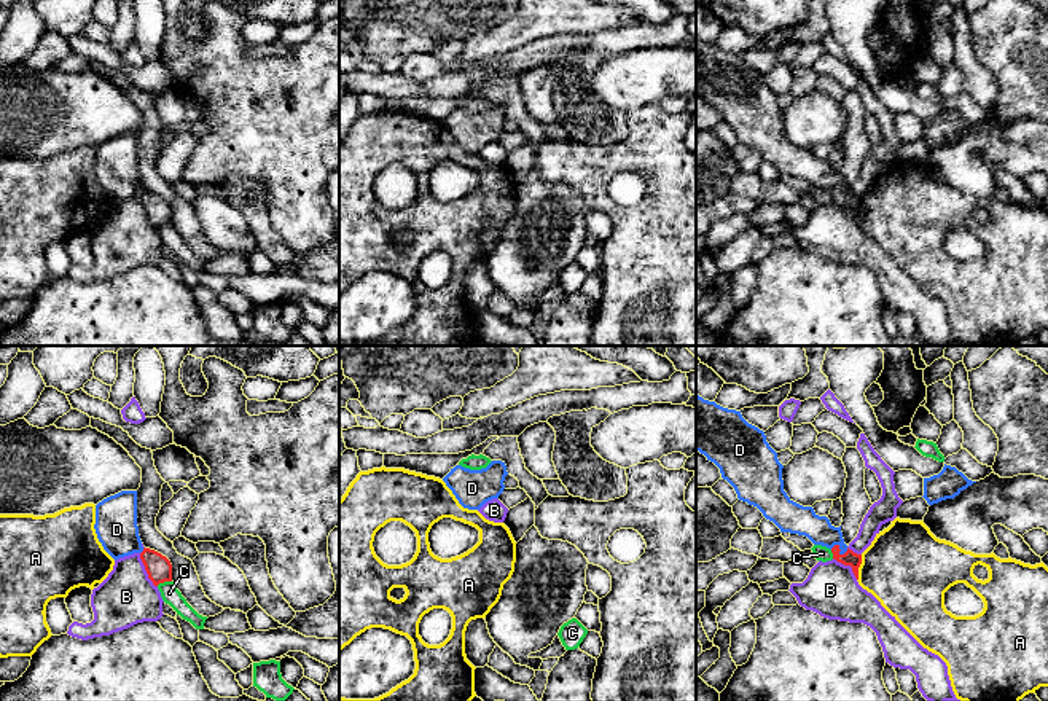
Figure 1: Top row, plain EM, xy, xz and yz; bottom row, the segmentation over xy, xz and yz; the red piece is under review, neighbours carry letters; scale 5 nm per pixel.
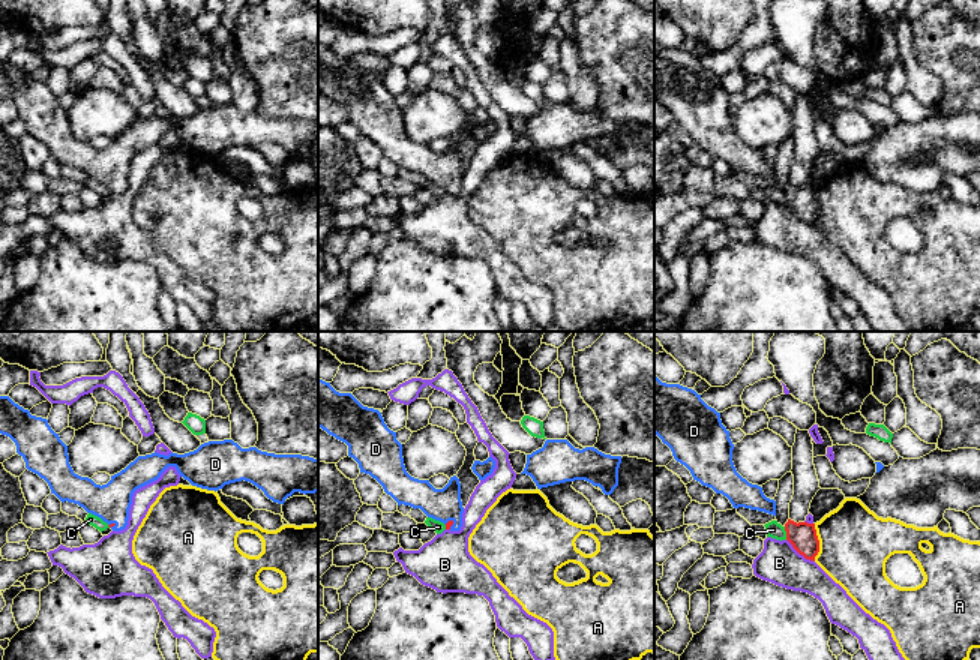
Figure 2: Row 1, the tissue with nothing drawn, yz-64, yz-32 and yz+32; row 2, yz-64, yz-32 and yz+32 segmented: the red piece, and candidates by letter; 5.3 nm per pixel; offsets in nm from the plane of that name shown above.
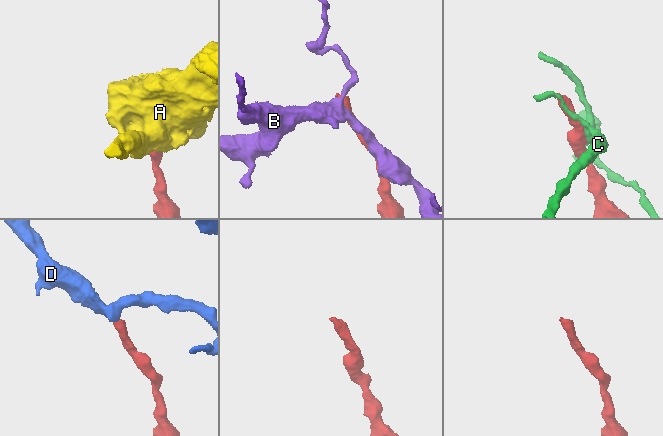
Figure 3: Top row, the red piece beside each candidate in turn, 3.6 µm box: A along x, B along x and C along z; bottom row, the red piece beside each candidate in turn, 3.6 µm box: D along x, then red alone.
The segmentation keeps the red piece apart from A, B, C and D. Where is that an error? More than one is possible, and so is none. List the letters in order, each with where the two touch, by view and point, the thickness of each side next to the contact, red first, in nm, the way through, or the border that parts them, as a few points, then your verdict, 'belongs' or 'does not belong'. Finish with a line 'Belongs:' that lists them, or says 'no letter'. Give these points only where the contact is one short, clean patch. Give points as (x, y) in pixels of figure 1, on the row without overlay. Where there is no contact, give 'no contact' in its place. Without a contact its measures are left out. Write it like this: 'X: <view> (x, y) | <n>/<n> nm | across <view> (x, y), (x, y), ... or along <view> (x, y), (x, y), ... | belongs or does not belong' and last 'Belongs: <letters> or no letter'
A: yz (859, 209) | 80/440 nm | does not belong
B: xy (145, 212) | 130/280 nm | does not belong
C: xy (163, 225) | 130/90 nm | does not belong
D: yz (840, 193) | 80/140 nm | across yz (849, 201), (840, 193), (825, 177), (801, 163) | belongs
Belongs: D

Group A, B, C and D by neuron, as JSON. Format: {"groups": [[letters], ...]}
{"groups": [["A"], ["B"], ["C"], ["D"]]}

